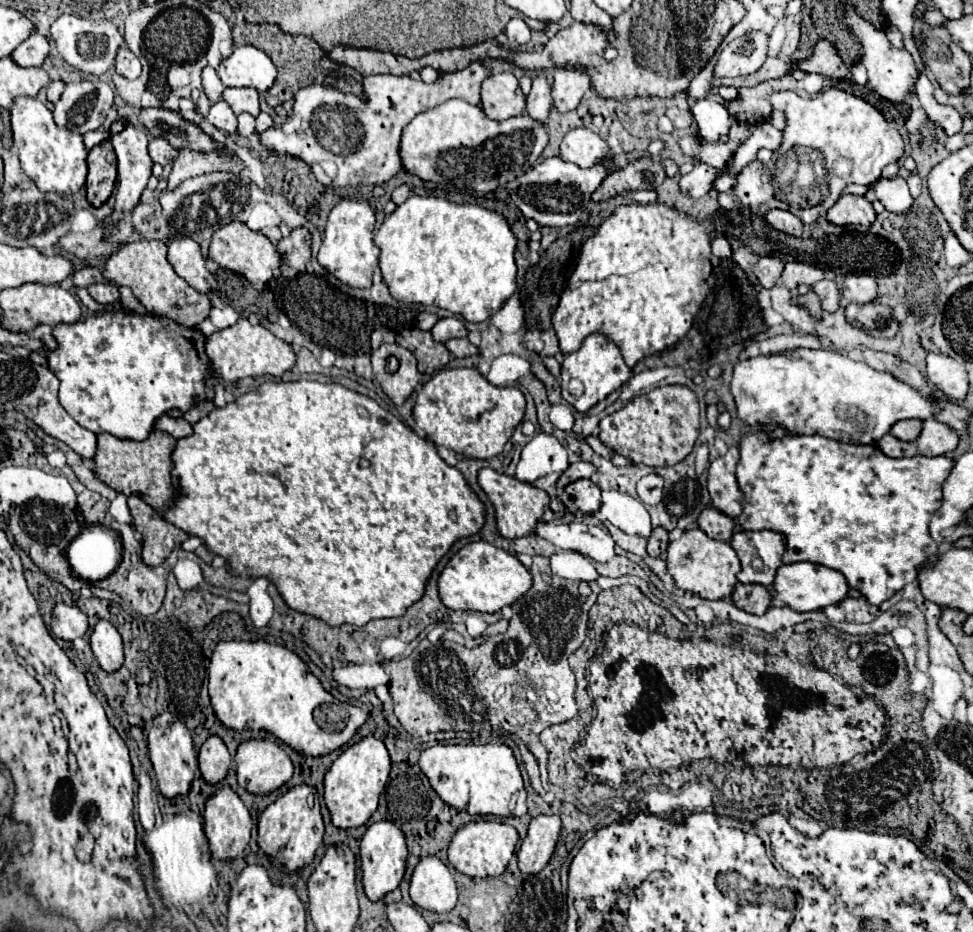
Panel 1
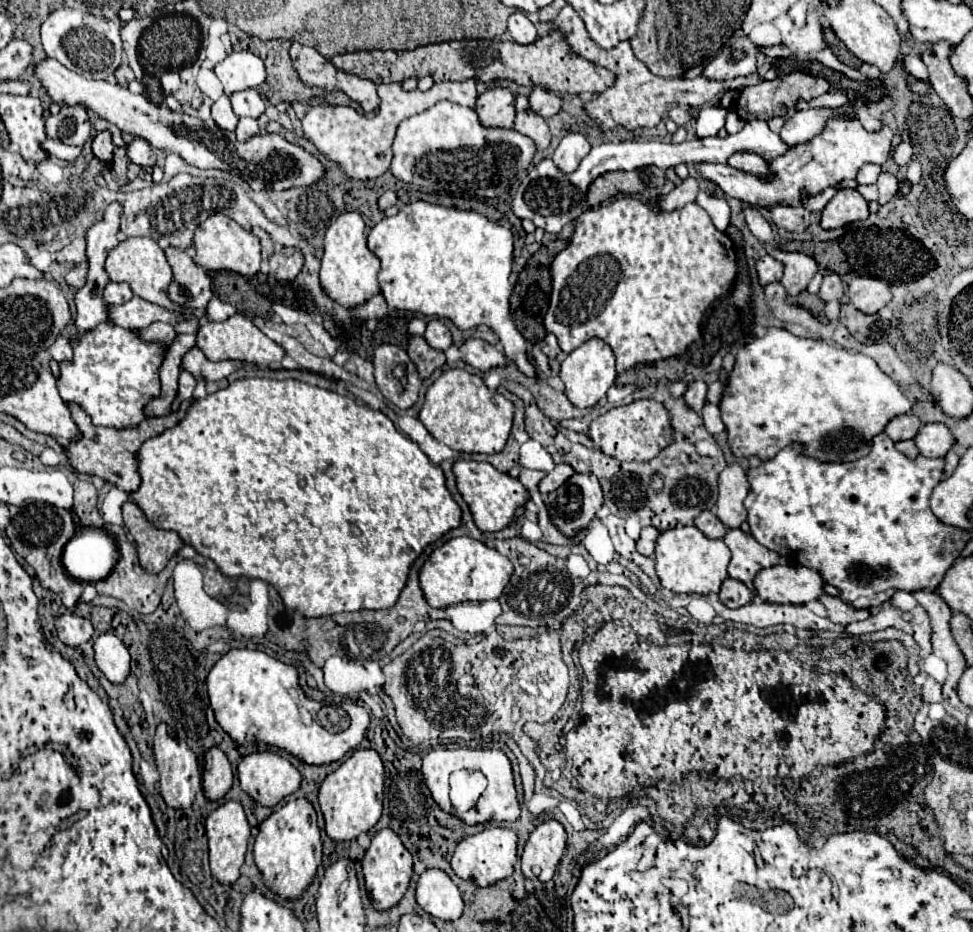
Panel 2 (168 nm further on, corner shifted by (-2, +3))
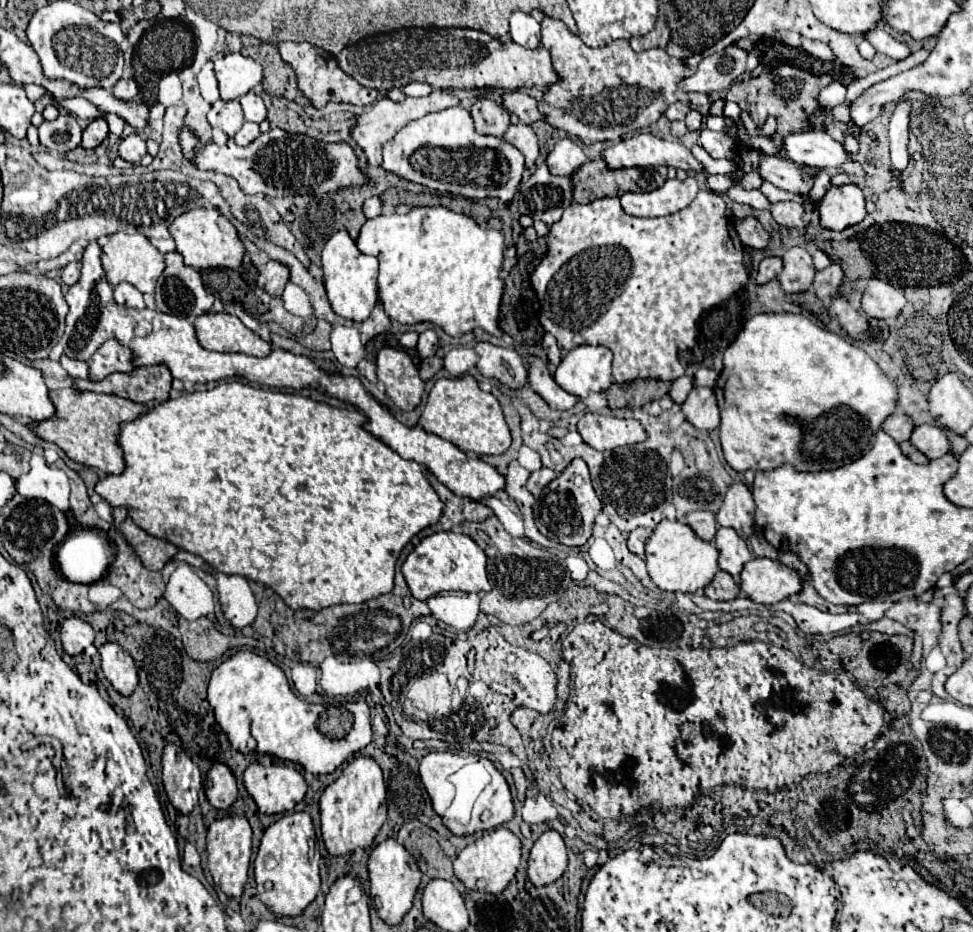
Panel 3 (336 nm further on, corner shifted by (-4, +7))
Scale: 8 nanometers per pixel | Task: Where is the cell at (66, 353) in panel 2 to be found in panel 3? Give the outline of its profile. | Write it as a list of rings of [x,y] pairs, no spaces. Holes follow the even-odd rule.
[[[62,355],[62,357],[60,357],[60,365],[62,365],[72,377],[78,377],[78,379],[86,379],[86,377],[88,377],[88,365],[86,365],[84,361],[70,359],[68,355]]]

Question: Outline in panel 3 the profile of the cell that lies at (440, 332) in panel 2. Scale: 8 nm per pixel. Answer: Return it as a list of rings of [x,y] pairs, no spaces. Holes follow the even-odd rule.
[[[426,329],[418,339],[418,353],[420,357],[432,357],[438,351],[438,335],[434,329]]]

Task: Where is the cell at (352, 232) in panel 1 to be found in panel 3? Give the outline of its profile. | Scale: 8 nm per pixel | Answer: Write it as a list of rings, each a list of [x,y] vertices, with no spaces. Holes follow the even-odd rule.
[[[346,229],[334,233],[322,249],[322,269],[324,269],[324,287],[336,315],[350,321],[368,319],[370,311],[378,301],[378,259],[362,255]]]

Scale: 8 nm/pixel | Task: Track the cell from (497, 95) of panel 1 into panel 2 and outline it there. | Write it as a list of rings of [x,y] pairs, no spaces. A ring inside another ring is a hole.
[[[496,87],[478,97],[474,111],[478,113],[478,119],[484,127],[510,129],[514,125],[514,115],[516,115],[514,101],[516,99],[508,89]]]

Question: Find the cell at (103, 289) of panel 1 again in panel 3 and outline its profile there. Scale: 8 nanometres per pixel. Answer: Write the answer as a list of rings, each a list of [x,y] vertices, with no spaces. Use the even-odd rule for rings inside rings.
[[[130,283],[114,285],[114,301],[122,303],[122,305],[128,305],[128,307],[134,307],[134,309],[144,309],[146,307],[142,293]]]

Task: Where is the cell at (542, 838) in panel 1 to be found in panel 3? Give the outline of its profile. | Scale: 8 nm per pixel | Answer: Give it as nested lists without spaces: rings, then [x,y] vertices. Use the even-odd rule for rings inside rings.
[[[556,829],[544,831],[530,849],[528,857],[528,879],[540,887],[554,883],[562,877],[568,865],[564,837]]]

